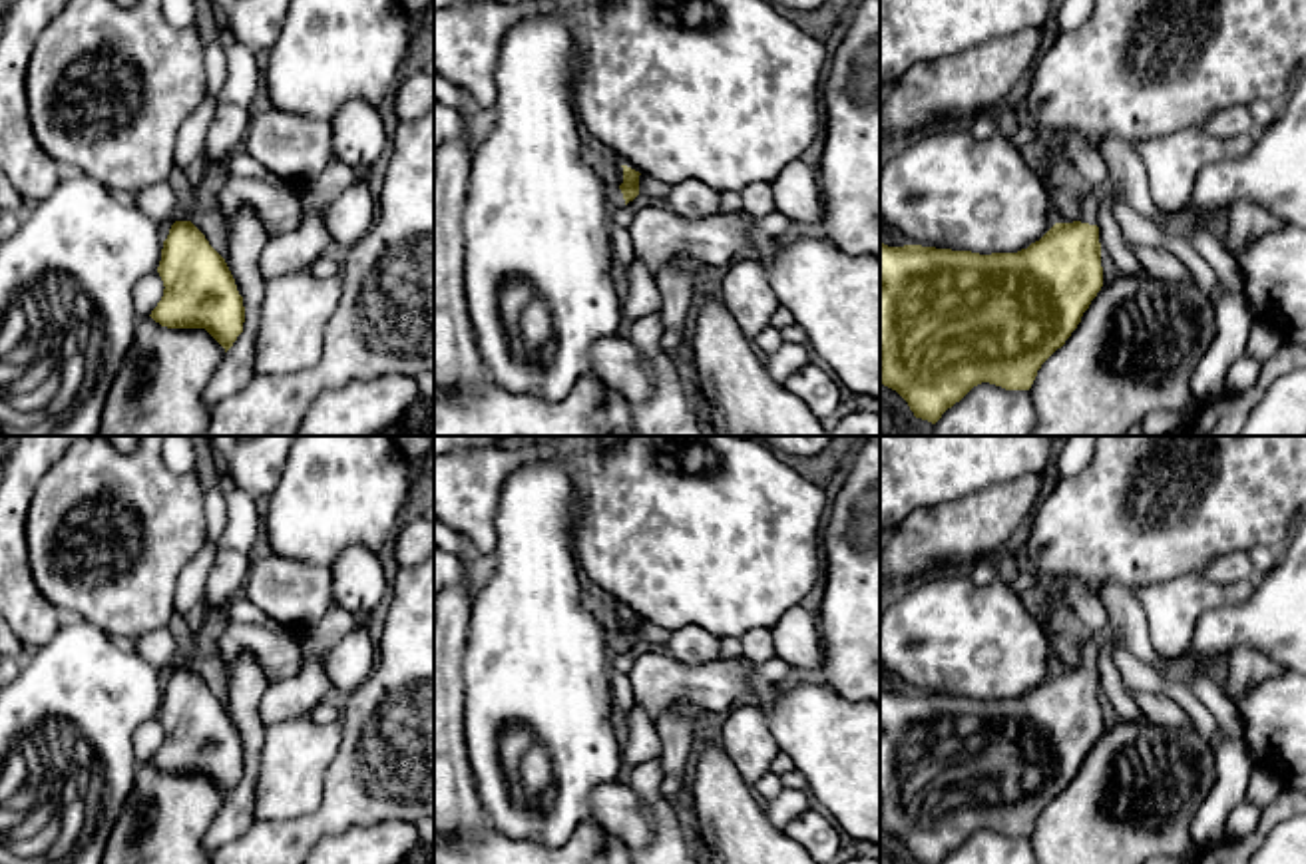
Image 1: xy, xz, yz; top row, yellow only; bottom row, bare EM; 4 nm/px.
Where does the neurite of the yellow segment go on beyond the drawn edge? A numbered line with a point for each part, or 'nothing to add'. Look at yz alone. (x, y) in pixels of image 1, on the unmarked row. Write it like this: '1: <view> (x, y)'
1: yz (1093, 644)

